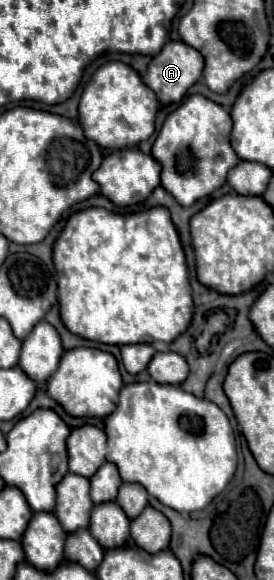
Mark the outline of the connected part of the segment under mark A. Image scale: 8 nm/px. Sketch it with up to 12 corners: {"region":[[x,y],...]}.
{"region":[[167,42],[143,82],[159,102],[179,102],[205,60],[185,42]]}

